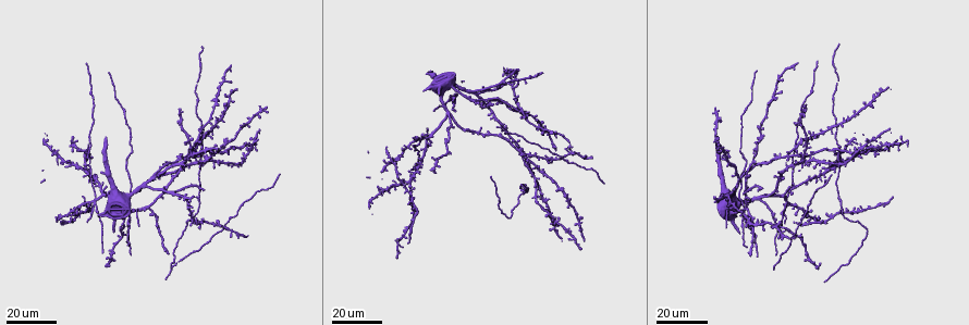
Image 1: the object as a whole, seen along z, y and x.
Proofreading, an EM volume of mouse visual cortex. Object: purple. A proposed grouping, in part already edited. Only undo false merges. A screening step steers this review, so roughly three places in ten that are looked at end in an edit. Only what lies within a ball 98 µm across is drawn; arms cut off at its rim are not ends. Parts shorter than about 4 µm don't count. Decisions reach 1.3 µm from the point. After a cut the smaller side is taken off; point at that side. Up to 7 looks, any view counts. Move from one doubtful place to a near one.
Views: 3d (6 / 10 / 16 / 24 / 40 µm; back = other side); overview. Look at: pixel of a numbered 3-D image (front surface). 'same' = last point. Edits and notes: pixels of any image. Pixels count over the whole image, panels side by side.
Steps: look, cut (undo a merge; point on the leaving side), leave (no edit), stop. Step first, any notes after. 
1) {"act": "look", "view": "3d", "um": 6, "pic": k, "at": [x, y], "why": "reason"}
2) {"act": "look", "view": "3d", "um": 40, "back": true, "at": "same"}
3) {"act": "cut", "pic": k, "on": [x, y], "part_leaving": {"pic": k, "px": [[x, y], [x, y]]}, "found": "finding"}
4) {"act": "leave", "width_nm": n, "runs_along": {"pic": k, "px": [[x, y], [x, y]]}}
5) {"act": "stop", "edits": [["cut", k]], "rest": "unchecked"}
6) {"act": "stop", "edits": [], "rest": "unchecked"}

{"act": "look", "view": "3d", "um": 16, "pic": 1, "at": [191, 153], "why": "four or more arms meet"}

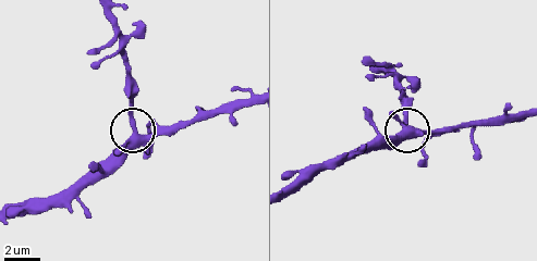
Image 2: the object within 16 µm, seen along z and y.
{"act": "look", "view": "3d", "um": 6, "pic": 2, "at": [139, 137]}

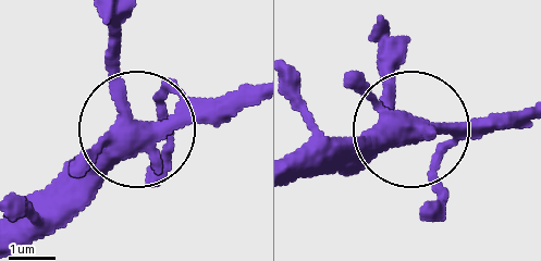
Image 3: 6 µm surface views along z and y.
{"act": "leave", "side_arm_um": 13, "runs_along": {"pic": 3, "px": [[295, 174], [366, 166], [423, 123], [525, 123]]}, "found": "all the same neuron"}

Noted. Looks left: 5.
{"act": "look", "view": "3d", "um": 16, "pic": 1, "at": [525, 120]}

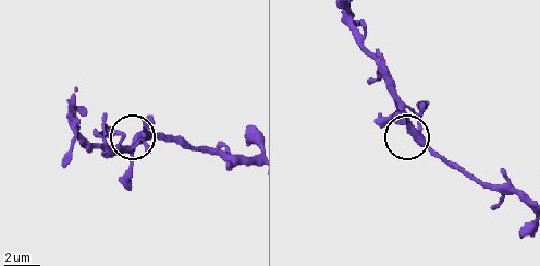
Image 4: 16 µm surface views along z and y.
{"act": "look", "view": "3d", "um": 10, "pic": 4, "at": [145, 136], "why": "closer look"}

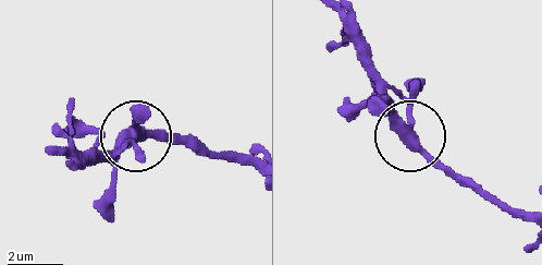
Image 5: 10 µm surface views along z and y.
{"act": "leave", "arms": 3, "runs_along": {"pic": 5, "px": [[58, 149], [115, 149], [142, 135], [188, 135]]}, "found": "all the same neuron"}

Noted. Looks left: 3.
{"act": "look", "view": "3d", "um": 16, "pic": 1, "at": [409, 236], "why": "a narrow waist"}

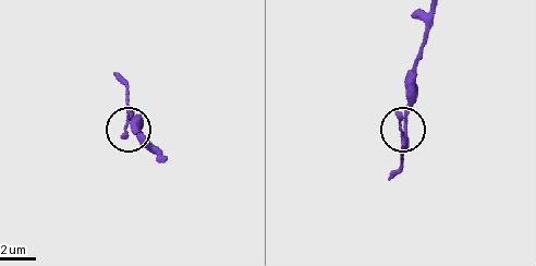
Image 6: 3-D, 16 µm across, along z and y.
{"act": "look", "view": "3d", "um": 6, "pic": 6, "at": [407, 117]}

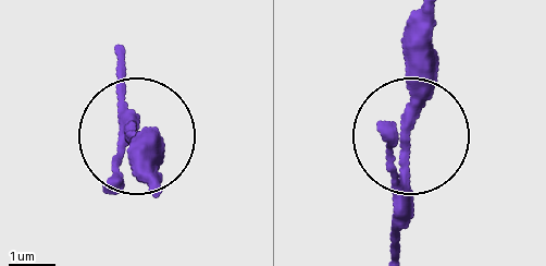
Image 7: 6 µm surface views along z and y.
{"act": "leave", "width_nm": 180, "runs_along": {"pic": 7, "px": [[426, 25], [396, 232]]}, "found": "all the same neuron"}

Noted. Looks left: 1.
{"act": "stop", "edits": [], "rest": "unchecked"}

